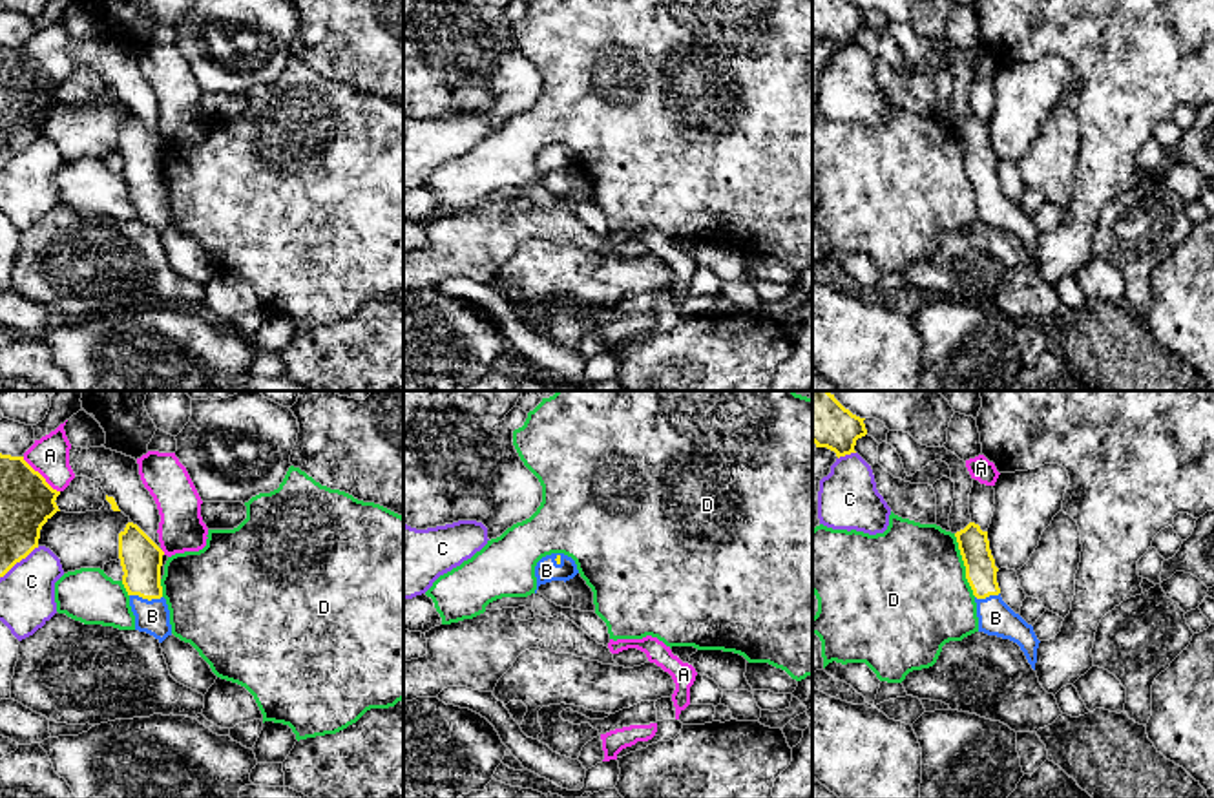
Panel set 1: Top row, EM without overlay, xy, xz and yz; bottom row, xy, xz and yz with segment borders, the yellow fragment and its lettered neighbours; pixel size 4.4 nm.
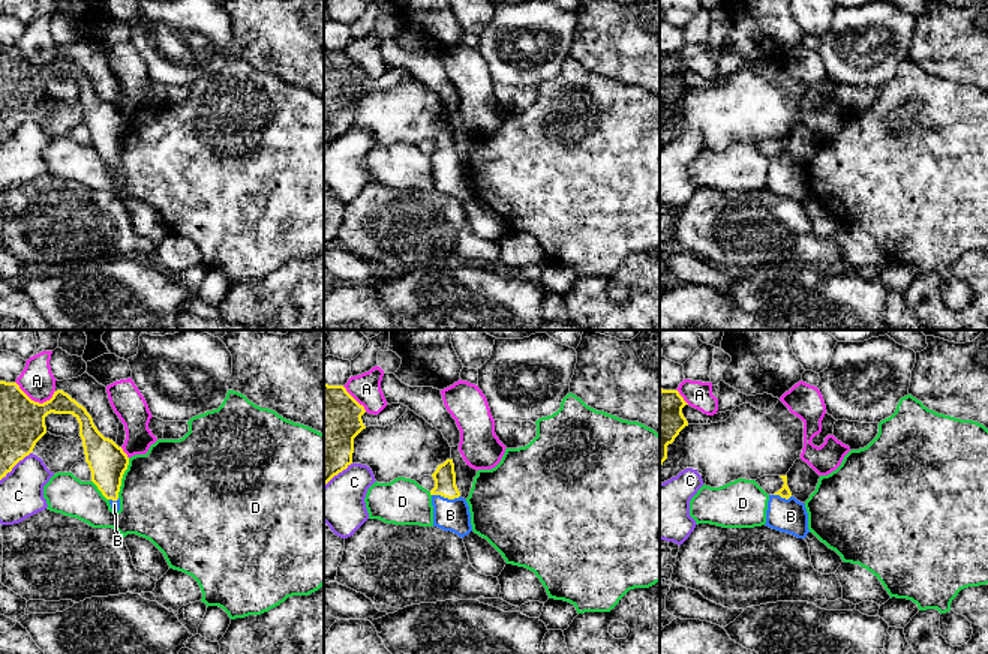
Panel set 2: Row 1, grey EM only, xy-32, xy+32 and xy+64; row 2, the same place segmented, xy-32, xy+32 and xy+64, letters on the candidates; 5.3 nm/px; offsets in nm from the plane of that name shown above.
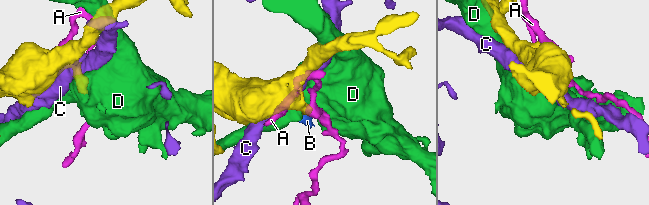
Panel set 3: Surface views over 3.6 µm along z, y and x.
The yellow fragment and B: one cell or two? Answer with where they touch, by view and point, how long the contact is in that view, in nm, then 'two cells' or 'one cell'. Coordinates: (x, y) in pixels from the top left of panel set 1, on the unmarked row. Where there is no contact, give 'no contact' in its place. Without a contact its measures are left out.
xy (146, 188) | 140 nm | one cell

